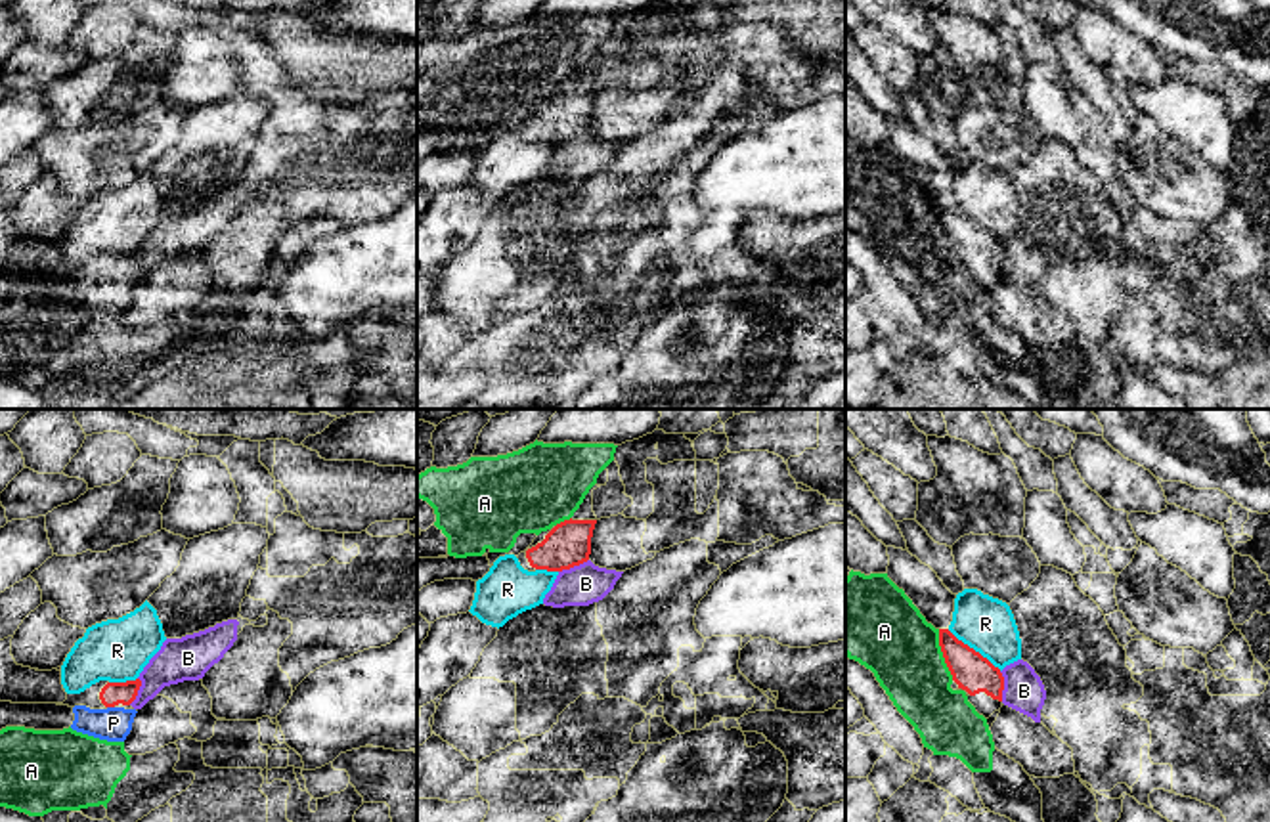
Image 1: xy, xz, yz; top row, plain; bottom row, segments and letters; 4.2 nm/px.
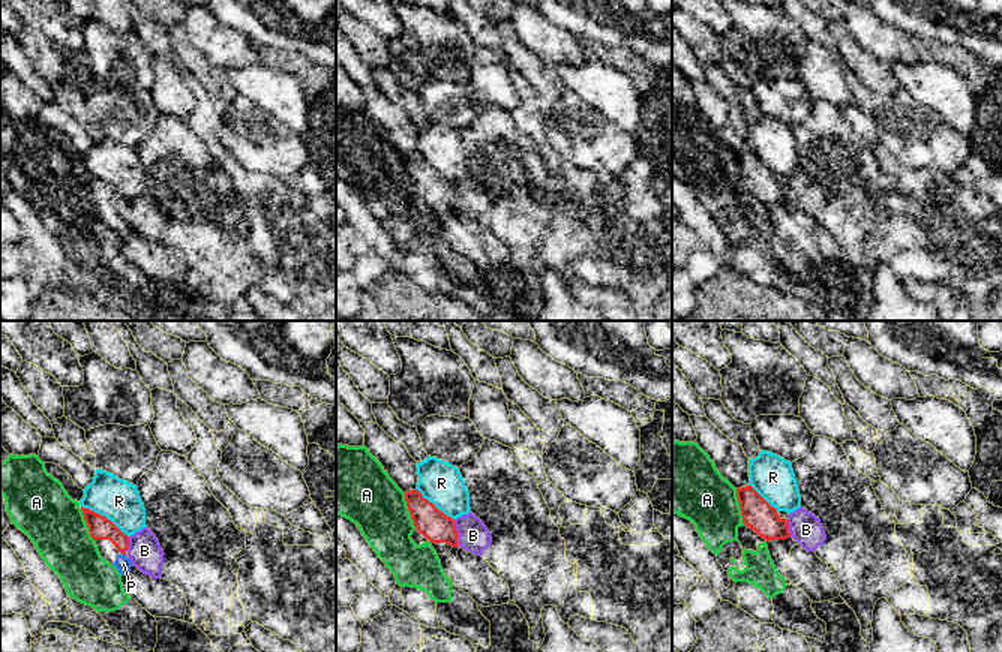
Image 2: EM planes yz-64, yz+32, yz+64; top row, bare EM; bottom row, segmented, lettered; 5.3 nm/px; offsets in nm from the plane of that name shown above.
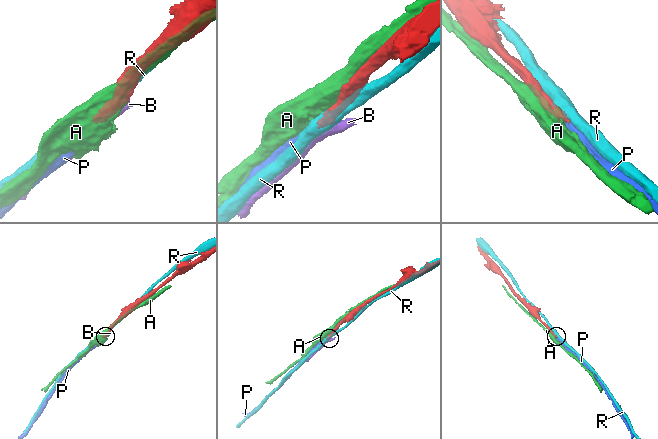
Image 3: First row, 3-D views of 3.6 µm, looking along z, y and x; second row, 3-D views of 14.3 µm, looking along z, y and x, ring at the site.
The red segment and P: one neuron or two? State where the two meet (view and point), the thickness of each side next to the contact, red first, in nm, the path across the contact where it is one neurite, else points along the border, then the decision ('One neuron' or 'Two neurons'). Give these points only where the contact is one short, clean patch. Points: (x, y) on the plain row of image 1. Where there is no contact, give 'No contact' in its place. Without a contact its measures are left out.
Touches red at xy (111, 278). Thickness 100 nm (red) against 140 nm. Path across: xy (111, 266), (111, 278), (113, 295). One neuron

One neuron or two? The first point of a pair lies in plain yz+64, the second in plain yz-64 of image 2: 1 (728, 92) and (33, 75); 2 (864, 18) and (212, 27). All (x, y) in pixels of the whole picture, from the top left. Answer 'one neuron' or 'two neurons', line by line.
1: two neurons
2: one neuron

